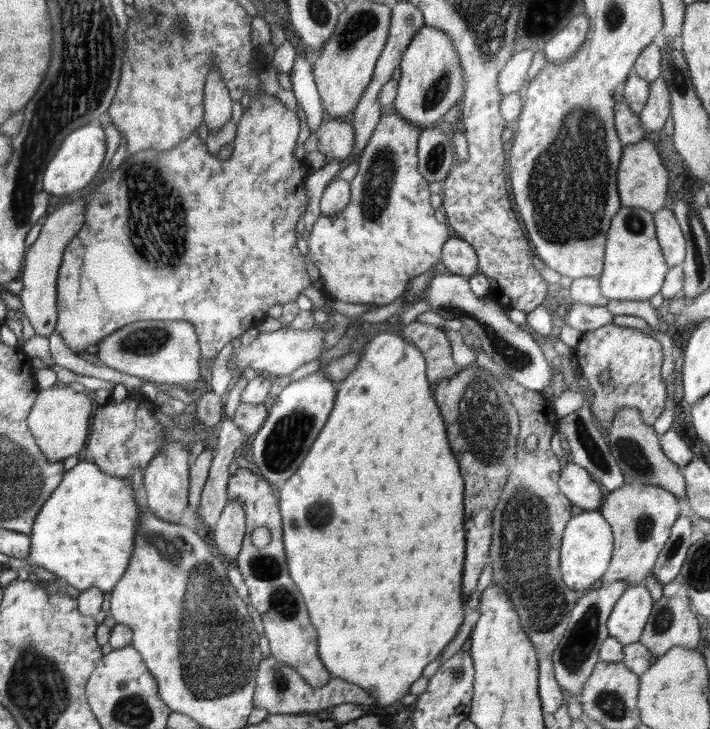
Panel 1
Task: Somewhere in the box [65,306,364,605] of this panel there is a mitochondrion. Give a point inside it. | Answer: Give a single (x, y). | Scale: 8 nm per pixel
(286, 441)

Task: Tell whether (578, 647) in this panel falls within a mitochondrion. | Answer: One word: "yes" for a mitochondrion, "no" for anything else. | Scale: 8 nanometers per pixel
yes

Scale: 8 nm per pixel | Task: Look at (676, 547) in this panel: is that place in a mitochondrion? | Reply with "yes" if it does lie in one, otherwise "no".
yes

